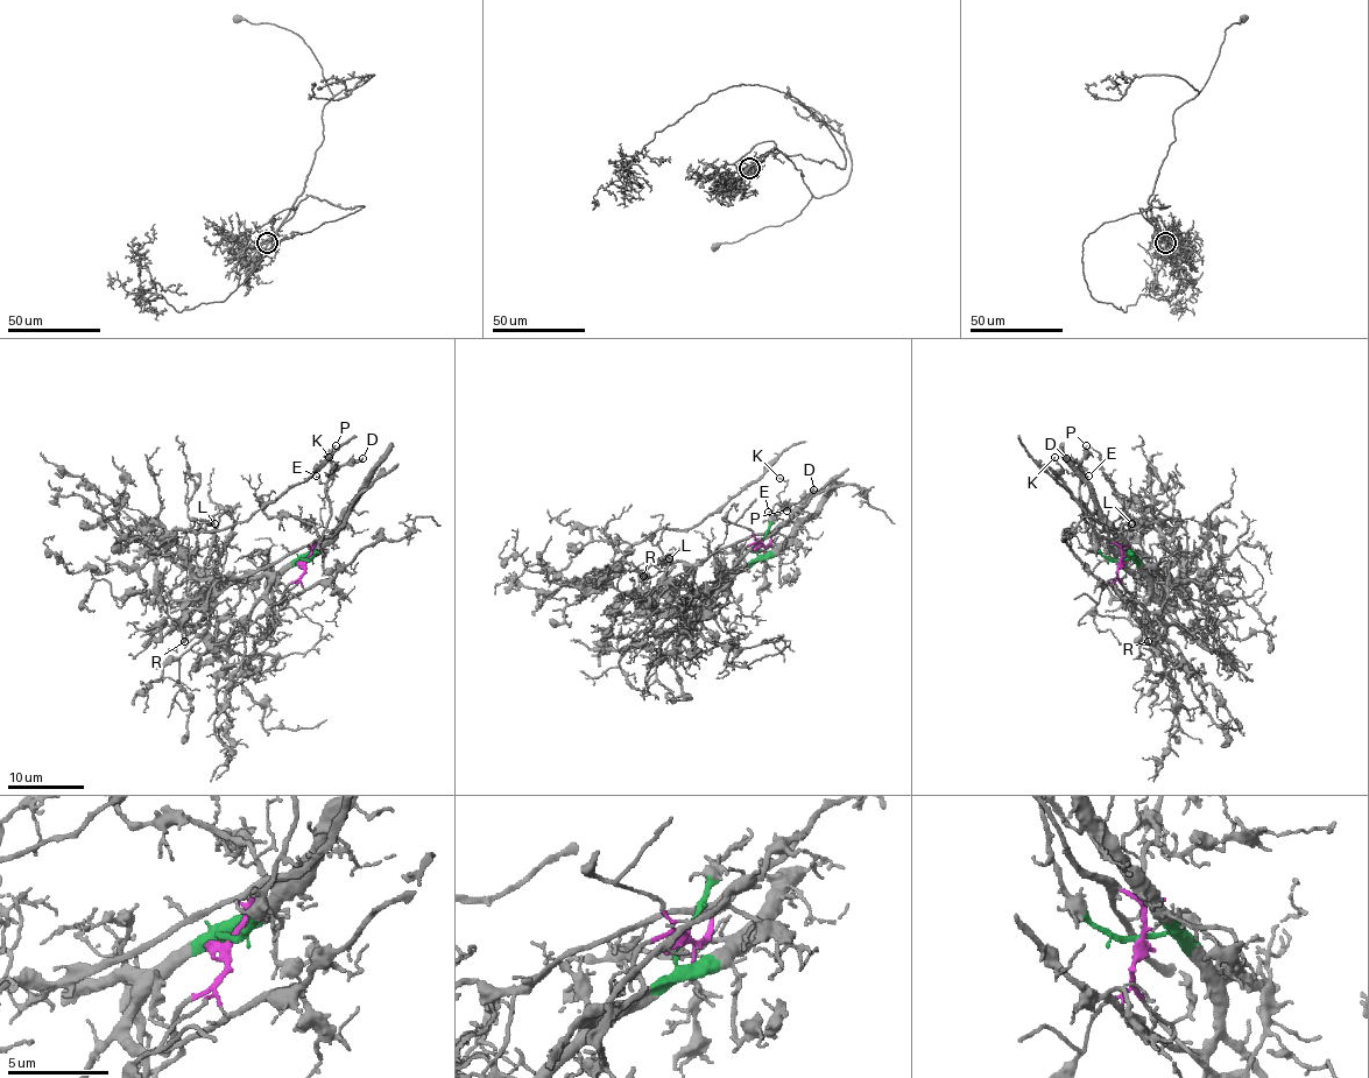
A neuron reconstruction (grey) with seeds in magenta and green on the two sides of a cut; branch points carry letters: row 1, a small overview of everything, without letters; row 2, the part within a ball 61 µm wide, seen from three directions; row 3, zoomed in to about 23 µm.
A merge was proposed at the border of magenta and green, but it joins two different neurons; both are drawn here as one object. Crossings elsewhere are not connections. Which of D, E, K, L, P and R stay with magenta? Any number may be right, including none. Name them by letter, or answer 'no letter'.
L, R

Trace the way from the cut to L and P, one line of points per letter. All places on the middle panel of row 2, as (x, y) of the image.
L: (760, 544), (766, 545), (769, 536), (746, 536), (697, 563), (665, 556), (669, 559)
P: (760, 544), (769, 521), (783, 506), (778, 502), (787, 509)

